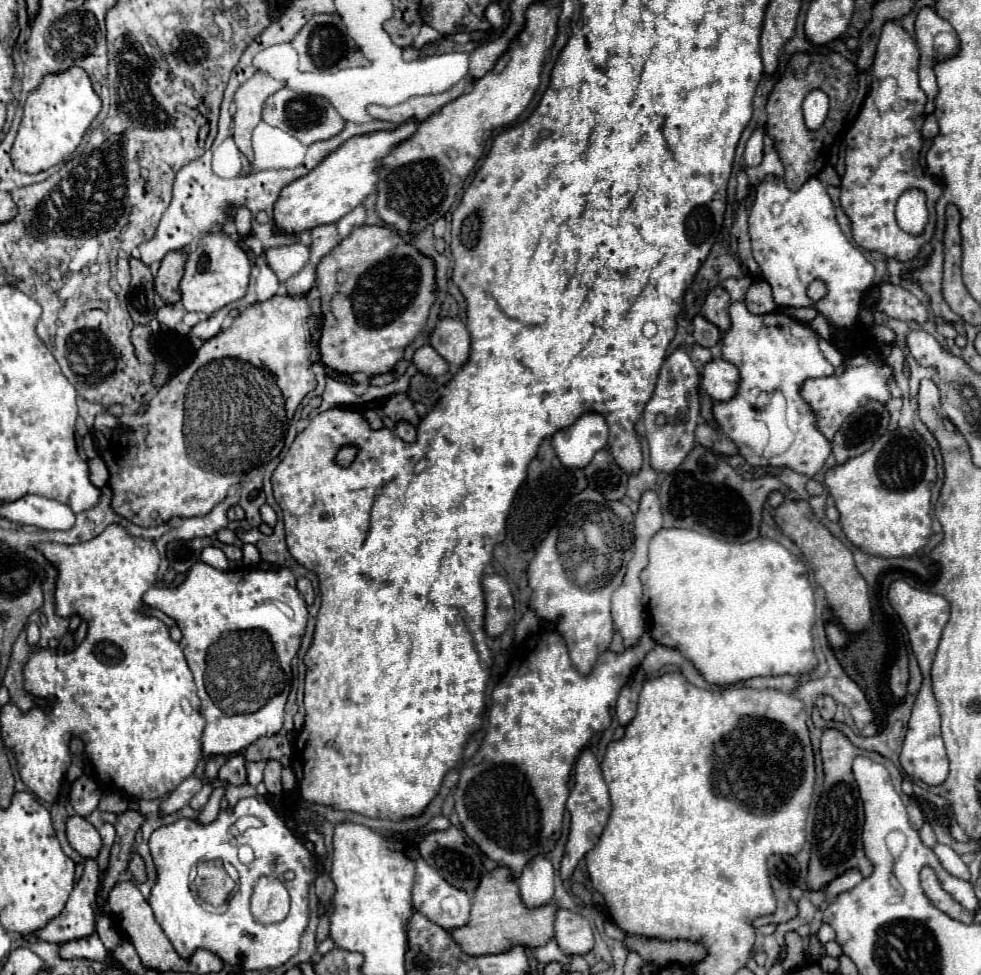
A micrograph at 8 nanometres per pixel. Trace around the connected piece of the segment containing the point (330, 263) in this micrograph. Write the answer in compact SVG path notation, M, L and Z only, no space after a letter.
M359 227L353 229L327 257L317 265L317 287L321 293L323 331L319 339L321 363L339 373L363 371L367 375L379 375L393 369L401 359L403 349L421 333L429 309L435 301L435 267L433 261L419 255L415 247L407 245L387 227Z

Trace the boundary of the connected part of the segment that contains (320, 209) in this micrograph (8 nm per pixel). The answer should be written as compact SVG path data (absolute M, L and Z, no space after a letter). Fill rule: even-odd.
M407 121L395 131L367 133L367 137L351 137L351 141L345 141L339 149L335 149L335 153L329 153L311 173L295 179L281 191L273 209L275 229L287 235L299 235L319 225L337 223L343 215L361 205L369 193L375 191L379 161L387 157L401 141L413 135L415 129L415 121Z

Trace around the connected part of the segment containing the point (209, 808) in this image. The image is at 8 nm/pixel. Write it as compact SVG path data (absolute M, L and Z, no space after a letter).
M215 789L211 793L207 805L201 809L201 813L199 813L199 817L195 821L201 823L201 825L207 825L207 823L215 821L215 817L219 815L219 801L221 801L221 797L223 797L223 789Z

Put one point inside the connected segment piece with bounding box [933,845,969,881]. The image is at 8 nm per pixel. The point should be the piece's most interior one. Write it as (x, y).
(949, 859)

